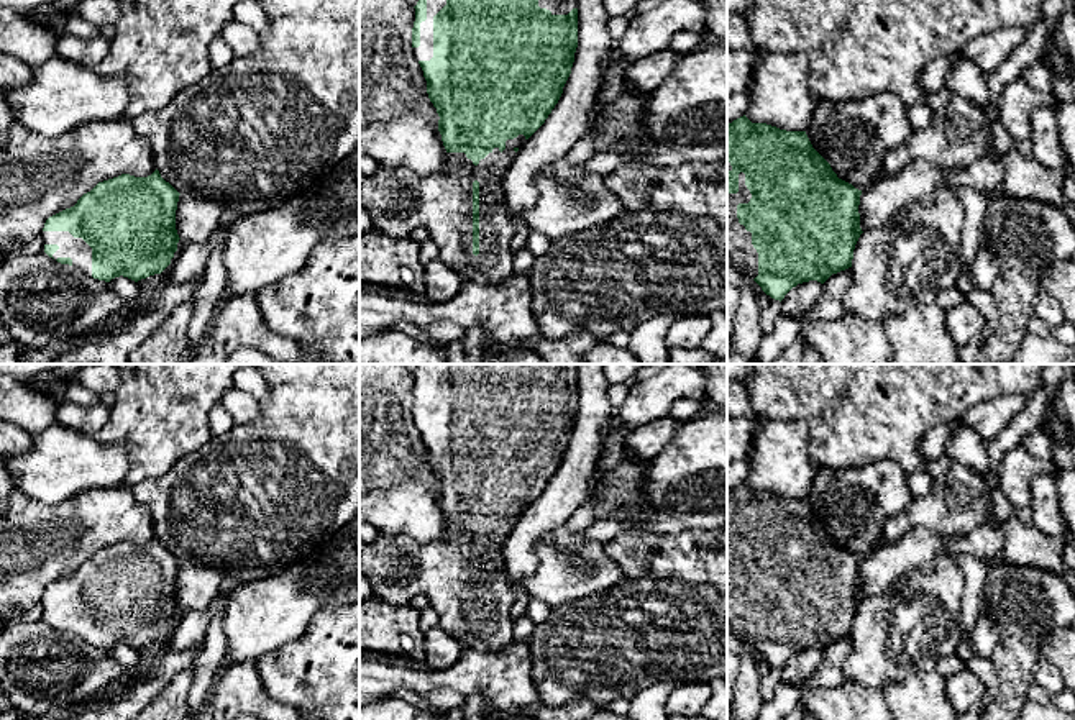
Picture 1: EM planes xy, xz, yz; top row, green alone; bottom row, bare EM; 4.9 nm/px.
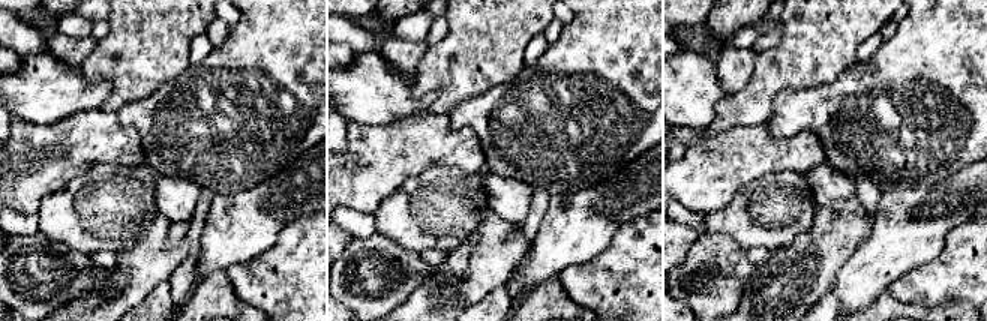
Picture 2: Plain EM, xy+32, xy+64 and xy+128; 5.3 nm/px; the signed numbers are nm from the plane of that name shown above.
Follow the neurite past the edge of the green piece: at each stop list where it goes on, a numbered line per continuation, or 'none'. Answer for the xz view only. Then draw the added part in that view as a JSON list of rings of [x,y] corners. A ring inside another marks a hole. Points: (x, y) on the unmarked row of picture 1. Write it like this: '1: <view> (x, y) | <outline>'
1: xz (434, 371) | [[[427,364],[427,387],[420,390],[420,413],[414,415],[417,428],[433,425],[433,384],[446,372],[446,364]]]
2: xz (399, 568) | [[[525,504],[505,508],[501,520],[494,515],[478,533],[464,520],[446,520],[443,536],[419,543],[405,535],[377,533],[373,543],[359,543],[359,572],[371,582],[373,597],[392,605],[407,605],[422,594],[438,613],[438,627],[456,638],[464,649],[502,651],[515,643],[510,607],[515,587],[509,582],[502,561],[504,541]],[[473,549],[479,549],[479,622],[473,622]]]

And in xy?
1: xy (77, 617) | [[[43,599],[41,605],[44,612],[59,613],[54,627],[71,625],[72,635],[92,643],[92,615],[82,605],[74,605],[69,599]]]

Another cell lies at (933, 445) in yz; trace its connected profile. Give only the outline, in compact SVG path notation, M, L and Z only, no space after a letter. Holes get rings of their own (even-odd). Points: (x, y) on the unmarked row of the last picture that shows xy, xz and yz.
M950 422L944 425L937 425L935 428L929 430L919 441L917 451L927 461L939 459L945 456L947 443L954 433L954 430L962 422Z

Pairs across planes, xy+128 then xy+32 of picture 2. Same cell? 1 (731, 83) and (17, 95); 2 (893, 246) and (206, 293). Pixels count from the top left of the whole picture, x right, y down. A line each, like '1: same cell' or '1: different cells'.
1: different cells
2: different cells

